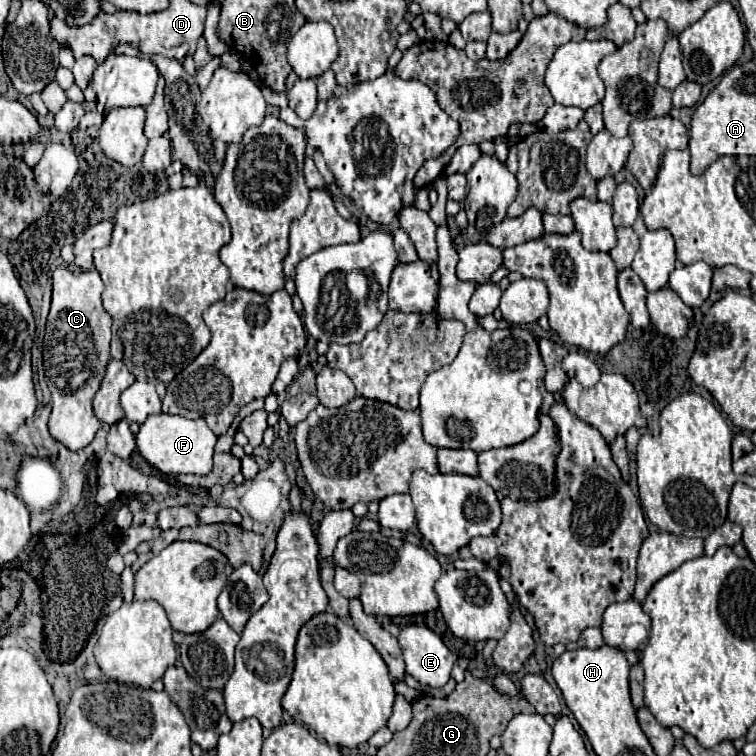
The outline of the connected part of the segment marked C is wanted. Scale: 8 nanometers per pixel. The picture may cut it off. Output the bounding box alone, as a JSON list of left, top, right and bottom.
[43,265,111,451]

